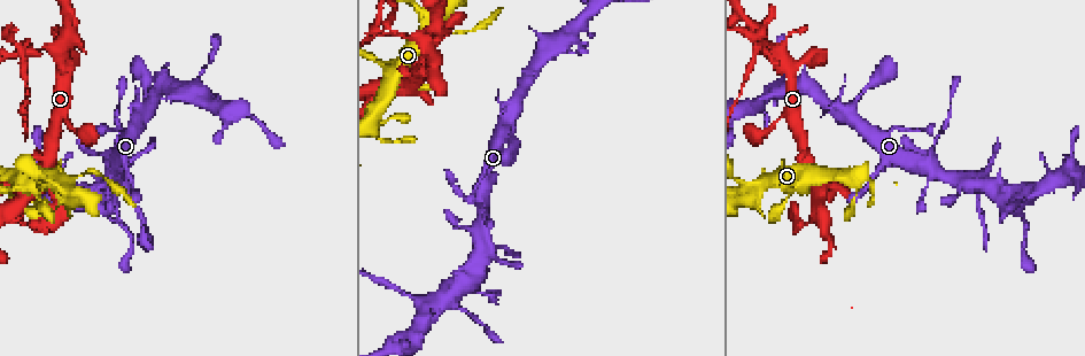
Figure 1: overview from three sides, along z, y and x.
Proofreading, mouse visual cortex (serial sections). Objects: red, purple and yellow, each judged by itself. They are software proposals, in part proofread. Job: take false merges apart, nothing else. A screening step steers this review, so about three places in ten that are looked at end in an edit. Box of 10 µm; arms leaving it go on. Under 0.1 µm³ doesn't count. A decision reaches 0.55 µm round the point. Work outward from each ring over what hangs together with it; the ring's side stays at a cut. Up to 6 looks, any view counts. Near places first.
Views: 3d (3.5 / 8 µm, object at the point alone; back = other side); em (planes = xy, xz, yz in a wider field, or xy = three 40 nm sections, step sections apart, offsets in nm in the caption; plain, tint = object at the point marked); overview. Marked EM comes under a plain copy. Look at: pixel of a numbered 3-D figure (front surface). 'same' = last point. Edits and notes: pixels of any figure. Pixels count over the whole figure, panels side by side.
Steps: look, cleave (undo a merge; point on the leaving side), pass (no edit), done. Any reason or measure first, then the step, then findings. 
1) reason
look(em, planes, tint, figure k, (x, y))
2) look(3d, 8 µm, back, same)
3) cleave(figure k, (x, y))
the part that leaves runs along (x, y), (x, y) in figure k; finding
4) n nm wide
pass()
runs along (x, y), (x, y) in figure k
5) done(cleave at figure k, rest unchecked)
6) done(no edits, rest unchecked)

abrupt turn
look(3d, 8 µm, figure 1, (400, 87))

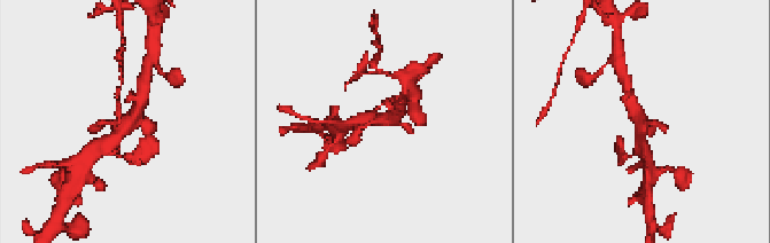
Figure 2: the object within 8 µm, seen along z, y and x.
shape alone is not enough
look(em, xy, step 5, tint, same)

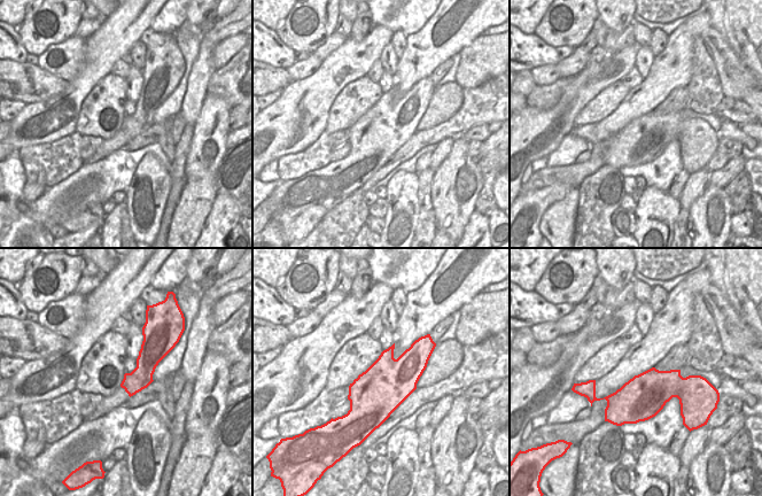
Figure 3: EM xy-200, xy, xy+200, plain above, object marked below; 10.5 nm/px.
pass()
all the same cell

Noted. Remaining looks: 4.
side arm on a straight run
look(3d, 3.5 µm, figure 1, (62, 189))

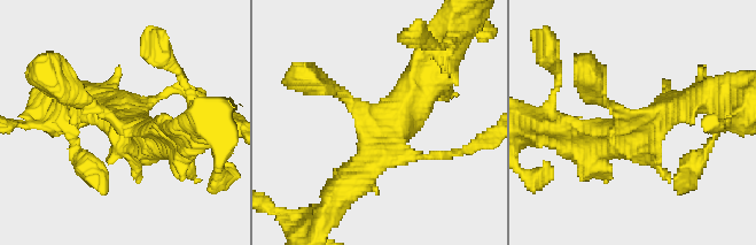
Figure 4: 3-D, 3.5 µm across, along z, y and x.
look(em, xy, step 1, tint, figure 4, (384, 142))

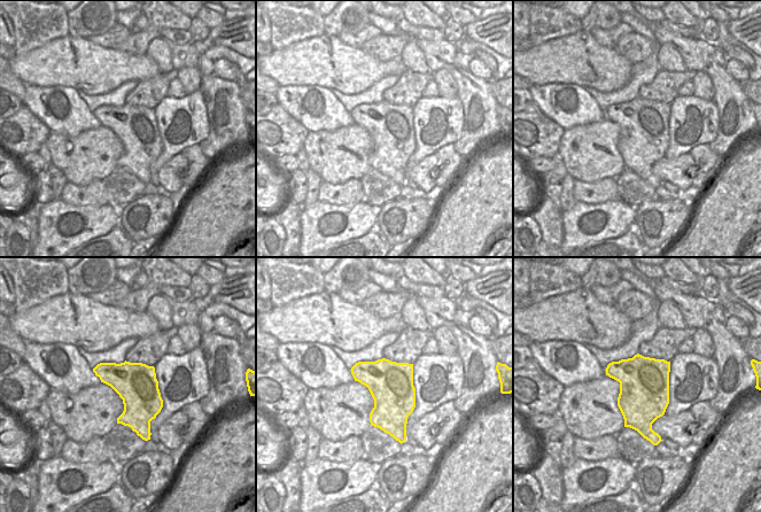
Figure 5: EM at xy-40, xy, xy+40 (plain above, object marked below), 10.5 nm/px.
pass()
continuous, no second cell

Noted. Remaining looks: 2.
abrupt turn
look(3d, 3.5 µm, figure 1, (21, 47))

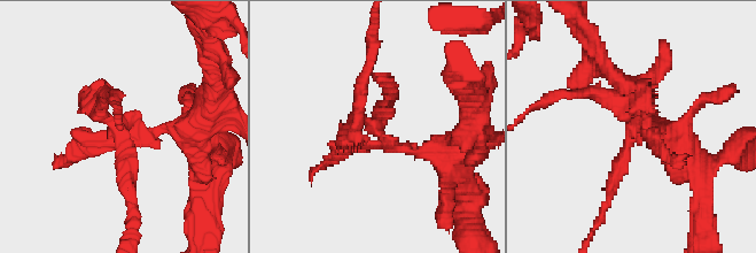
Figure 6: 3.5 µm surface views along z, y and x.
shape alone is not enough
look(em, planes, tint, figure 6, (637, 127))

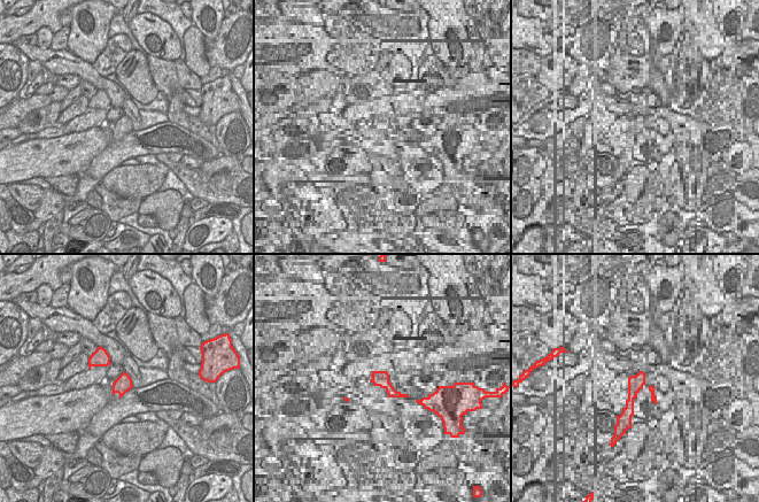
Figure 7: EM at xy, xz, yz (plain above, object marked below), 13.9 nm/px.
240 nm wide
cleave(figure 6, (126, 138))
the part that leaves runs along (153, 132), (93, 98), (82, 112) in figure 6; two cells meet here

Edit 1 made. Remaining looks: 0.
done(cleave at figure 6, rest unchecked)

